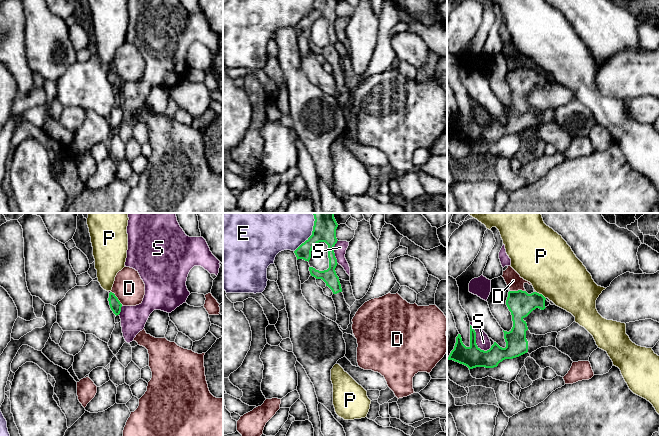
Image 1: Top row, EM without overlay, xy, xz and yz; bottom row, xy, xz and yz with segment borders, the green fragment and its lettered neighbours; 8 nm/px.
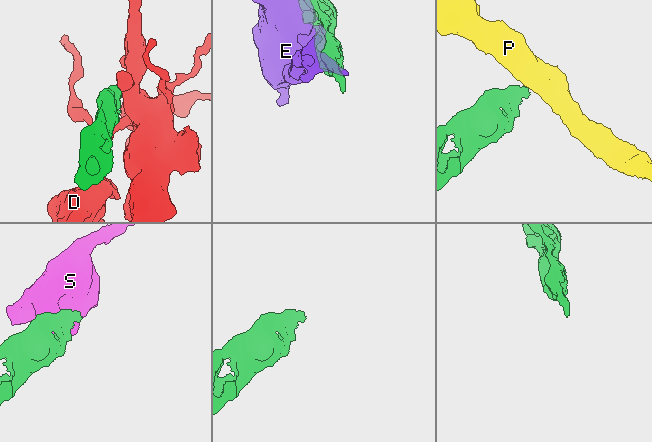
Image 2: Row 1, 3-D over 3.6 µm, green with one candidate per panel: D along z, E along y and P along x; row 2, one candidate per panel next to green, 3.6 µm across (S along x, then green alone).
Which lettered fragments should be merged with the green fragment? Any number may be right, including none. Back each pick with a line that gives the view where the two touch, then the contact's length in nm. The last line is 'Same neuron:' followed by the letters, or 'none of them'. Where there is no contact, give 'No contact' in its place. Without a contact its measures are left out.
Same neuron: none of them

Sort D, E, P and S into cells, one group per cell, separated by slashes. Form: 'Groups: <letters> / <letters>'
Groups: D / E / P / S

